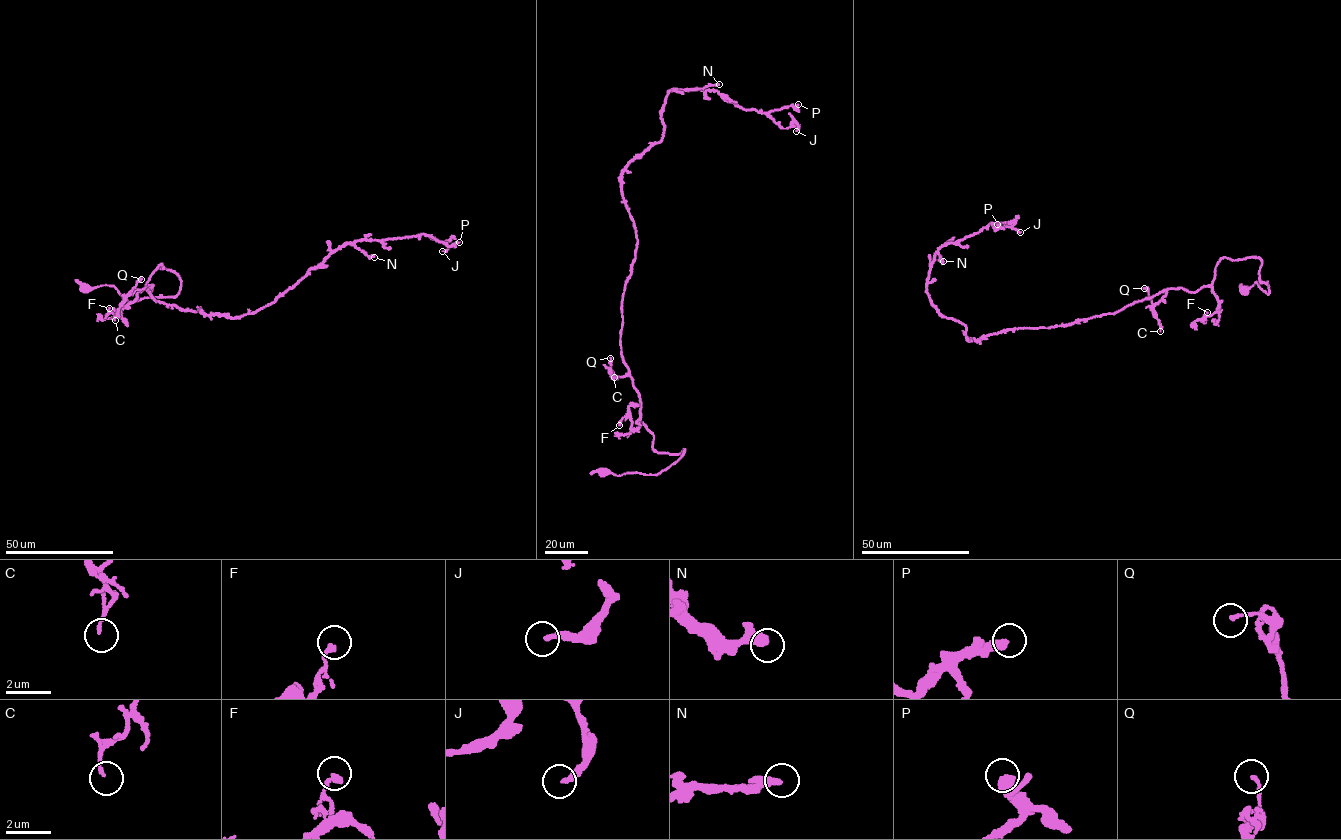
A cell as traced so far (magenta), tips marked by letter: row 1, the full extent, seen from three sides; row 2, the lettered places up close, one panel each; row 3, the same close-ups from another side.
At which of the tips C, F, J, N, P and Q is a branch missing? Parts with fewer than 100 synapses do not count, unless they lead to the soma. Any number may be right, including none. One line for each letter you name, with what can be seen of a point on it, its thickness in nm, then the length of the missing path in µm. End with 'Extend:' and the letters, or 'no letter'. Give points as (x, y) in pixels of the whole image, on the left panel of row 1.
Extend: no letter

